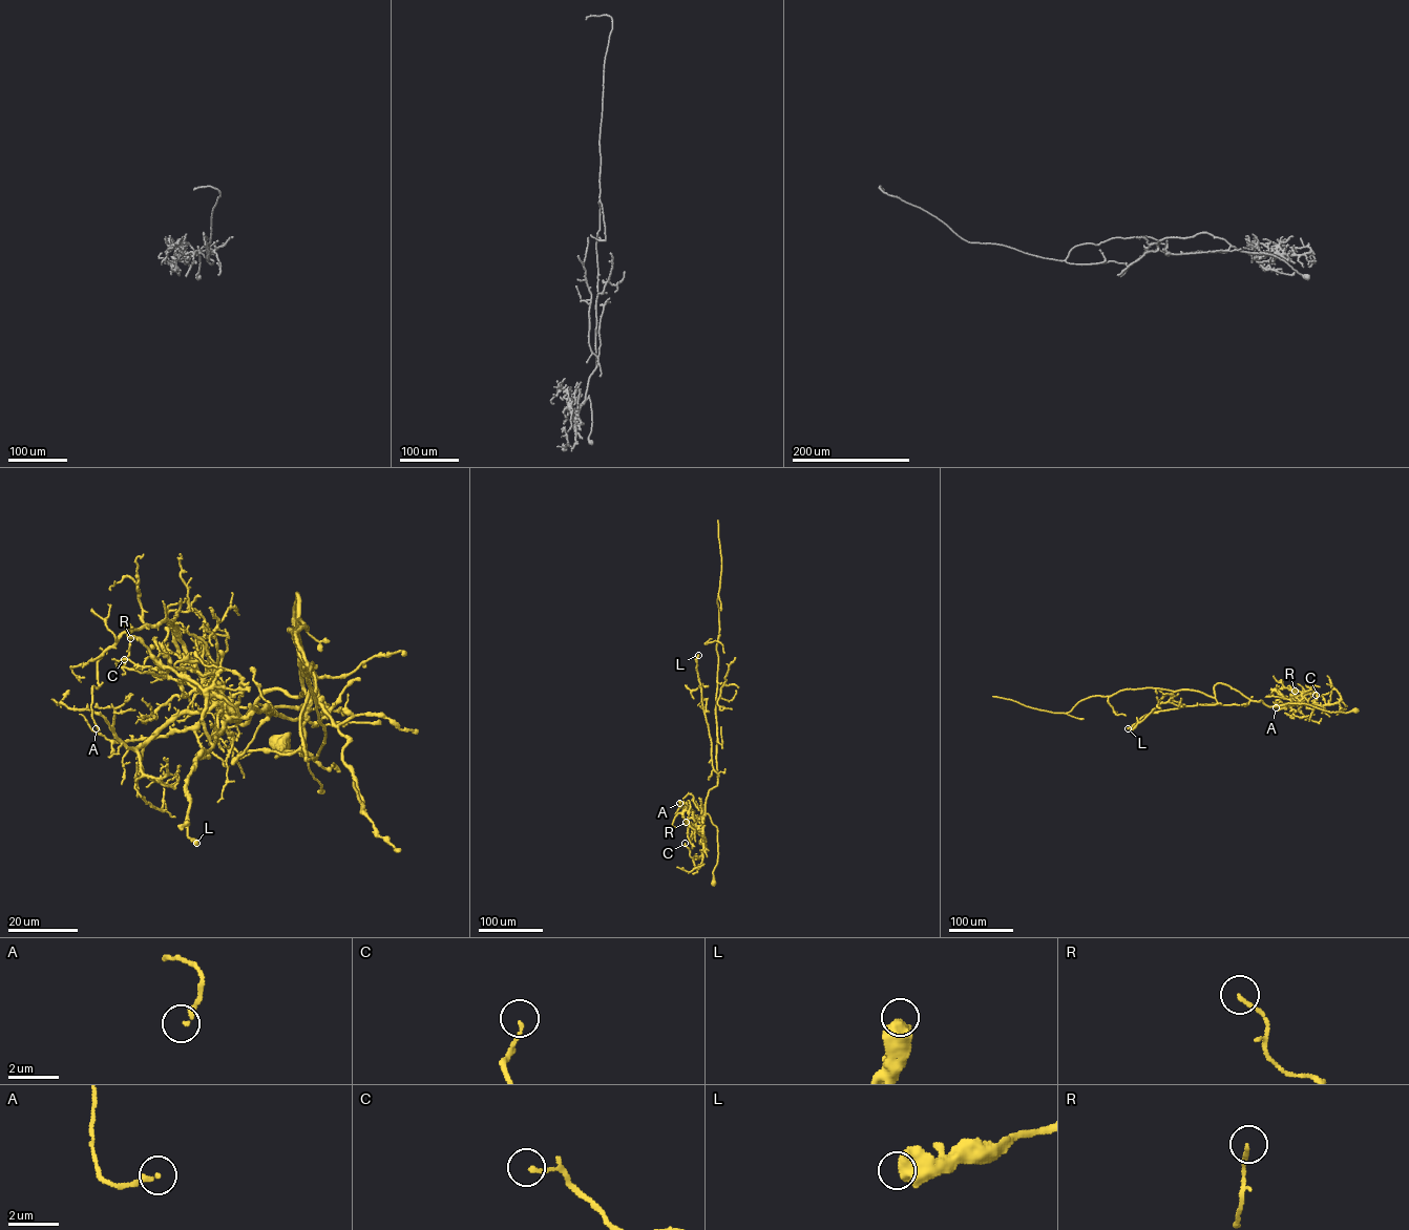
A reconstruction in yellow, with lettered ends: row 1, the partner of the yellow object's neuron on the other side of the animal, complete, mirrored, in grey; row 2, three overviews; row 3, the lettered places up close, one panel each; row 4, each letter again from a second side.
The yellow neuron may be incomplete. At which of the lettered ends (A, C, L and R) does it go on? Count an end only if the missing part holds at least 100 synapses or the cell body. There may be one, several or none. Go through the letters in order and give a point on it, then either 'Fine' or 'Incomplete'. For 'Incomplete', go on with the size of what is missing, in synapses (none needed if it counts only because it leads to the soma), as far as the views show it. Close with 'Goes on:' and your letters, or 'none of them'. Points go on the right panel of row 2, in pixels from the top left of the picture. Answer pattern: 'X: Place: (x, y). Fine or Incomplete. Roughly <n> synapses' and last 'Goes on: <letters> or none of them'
A: Place: (1276, 707). Fine
C: Place: (1316, 695). Fine
L: Place: (1128, 728). Fine
R: Place: (1295, 691). Fine
Goes on: none of them

